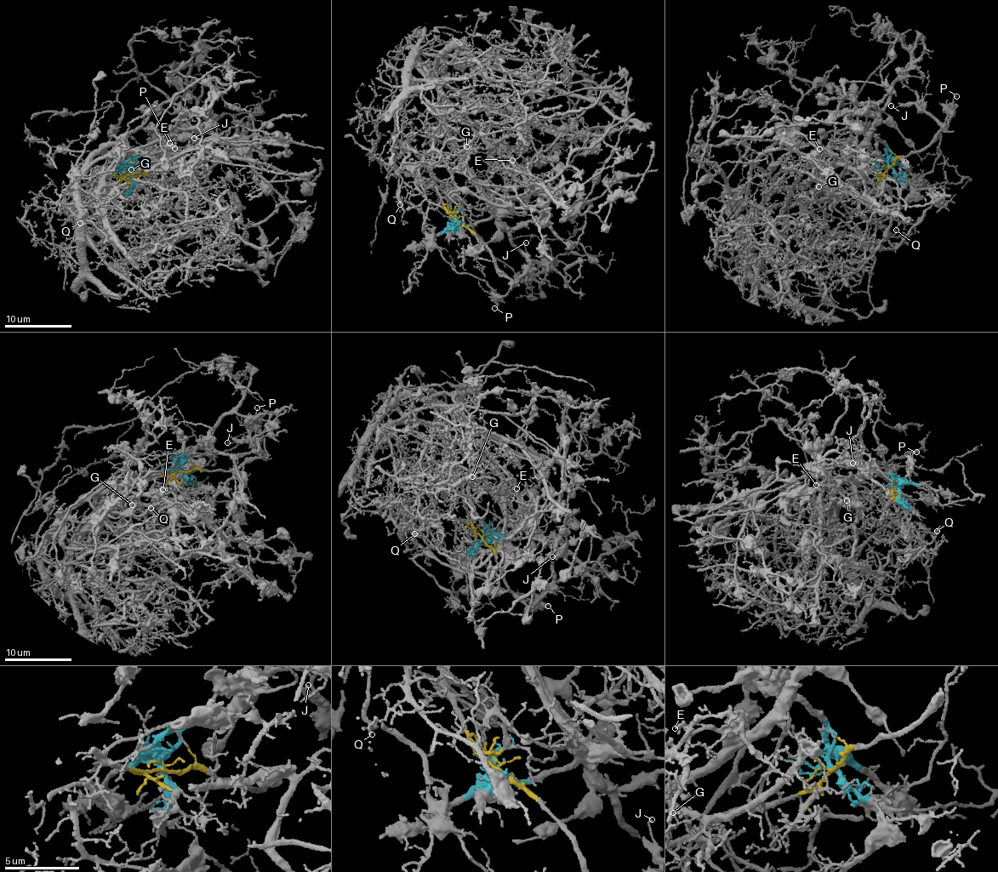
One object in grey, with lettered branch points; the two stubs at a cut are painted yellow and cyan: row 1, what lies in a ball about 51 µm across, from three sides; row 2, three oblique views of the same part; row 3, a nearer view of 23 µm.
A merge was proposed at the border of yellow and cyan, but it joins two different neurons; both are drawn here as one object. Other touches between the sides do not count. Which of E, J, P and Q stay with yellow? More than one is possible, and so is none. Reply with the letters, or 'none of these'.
J, P, Q

